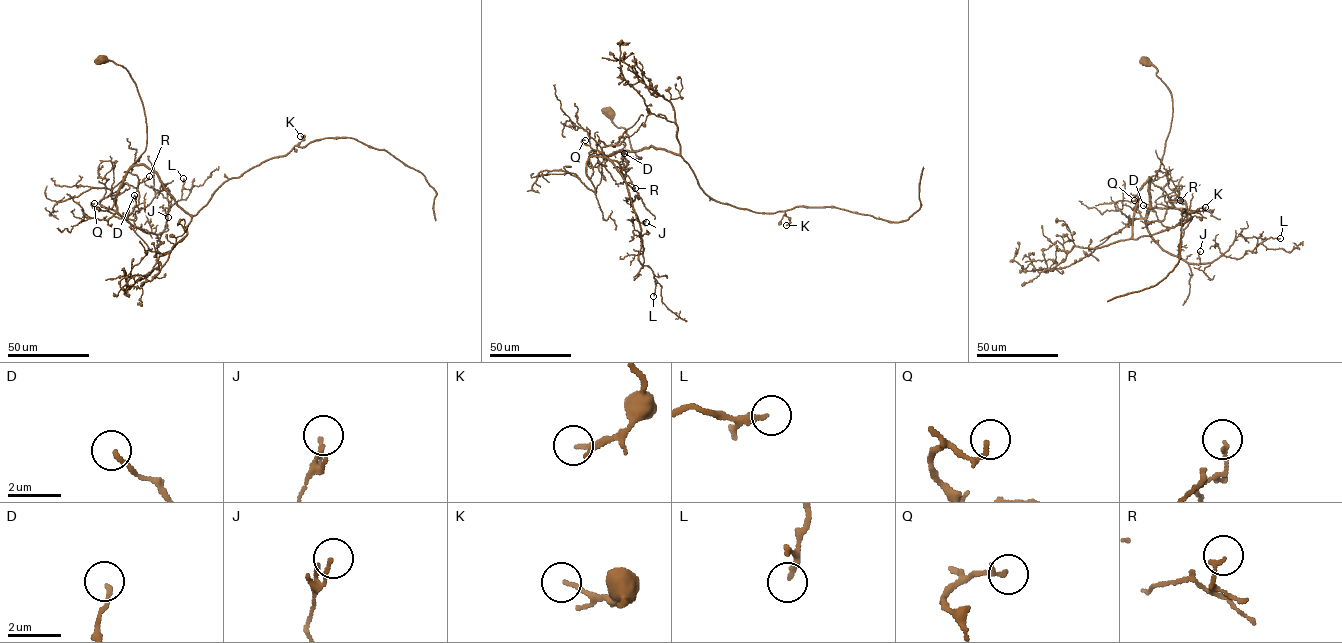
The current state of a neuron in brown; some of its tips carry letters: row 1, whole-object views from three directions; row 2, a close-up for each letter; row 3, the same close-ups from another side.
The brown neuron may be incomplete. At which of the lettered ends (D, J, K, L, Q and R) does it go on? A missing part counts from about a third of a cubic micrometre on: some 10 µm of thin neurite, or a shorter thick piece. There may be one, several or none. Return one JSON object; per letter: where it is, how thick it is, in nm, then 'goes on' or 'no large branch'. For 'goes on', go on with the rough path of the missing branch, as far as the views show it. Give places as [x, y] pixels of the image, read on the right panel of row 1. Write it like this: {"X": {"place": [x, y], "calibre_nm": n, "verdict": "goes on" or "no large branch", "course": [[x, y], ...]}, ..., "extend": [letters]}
{"D": {"place": [1143, 205], "calibre_nm": 160, "verdict": "no large branch"}, "J": {"place": [1200, 251], "calibre_nm": 120, "verdict": "no large branch"}, "K": {"place": [1205, 207], "calibre_nm": 140, "verdict": "goes on"}, "L": {"place": [1280, 238], "calibre_nm": 220, "verdict": "no large branch"}, "Q": {"place": [1134, 200], "calibre_nm": 150, "verdict": "no large branch"}, "R": {"place": [1180, 200], "calibre_nm": 140, "verdict": "no large branch"}, "extend": ["K"]}

